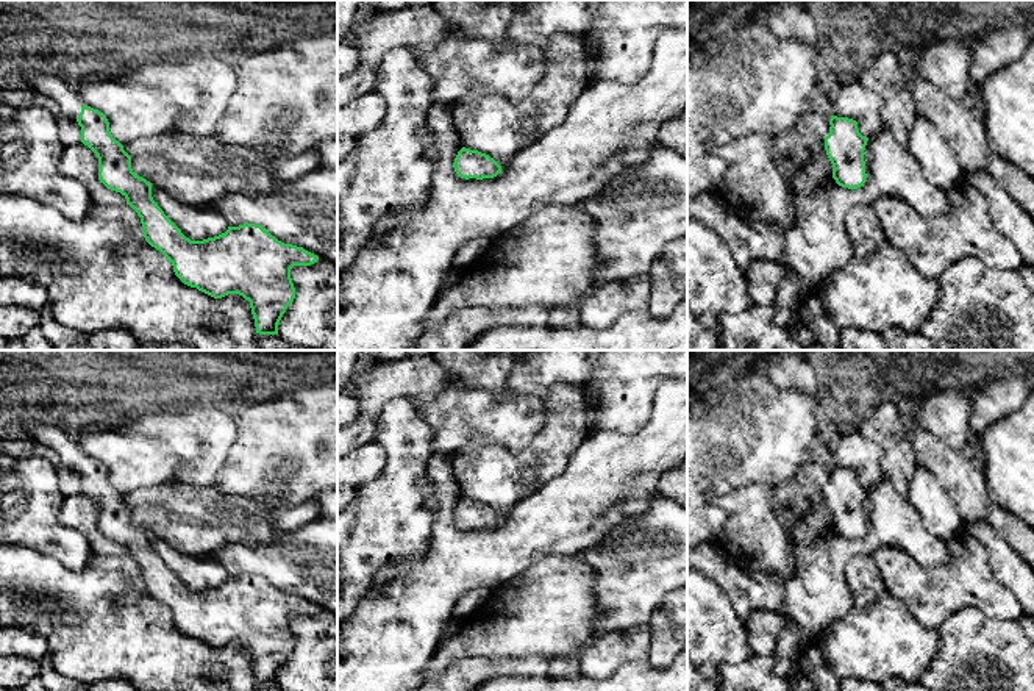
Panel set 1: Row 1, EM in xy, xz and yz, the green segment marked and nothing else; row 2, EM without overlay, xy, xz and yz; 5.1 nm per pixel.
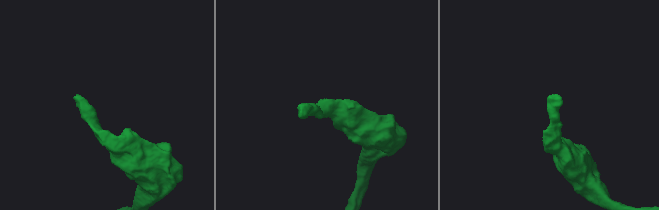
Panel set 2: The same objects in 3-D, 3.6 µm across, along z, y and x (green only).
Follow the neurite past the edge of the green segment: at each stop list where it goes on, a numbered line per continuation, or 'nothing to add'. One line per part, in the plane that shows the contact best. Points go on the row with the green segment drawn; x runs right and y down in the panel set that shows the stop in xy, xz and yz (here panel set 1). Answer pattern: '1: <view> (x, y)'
1: xy (63, 93)

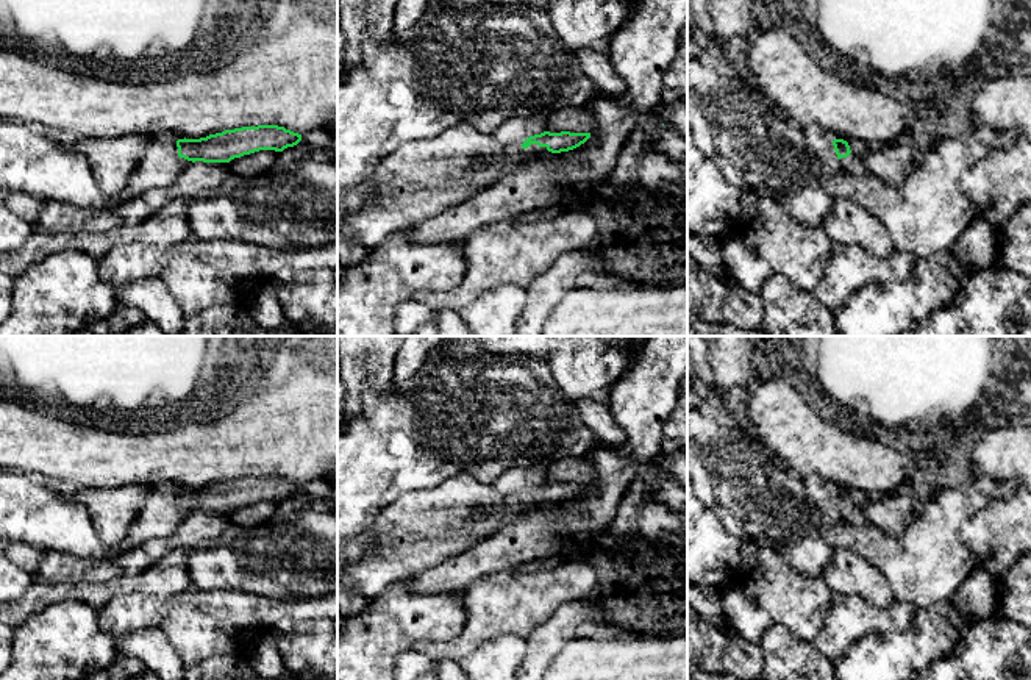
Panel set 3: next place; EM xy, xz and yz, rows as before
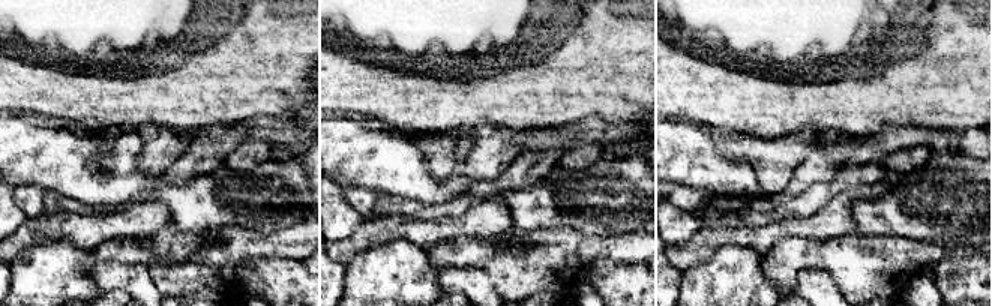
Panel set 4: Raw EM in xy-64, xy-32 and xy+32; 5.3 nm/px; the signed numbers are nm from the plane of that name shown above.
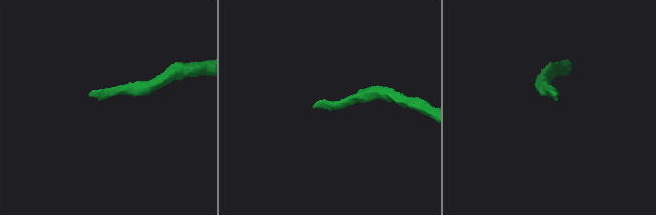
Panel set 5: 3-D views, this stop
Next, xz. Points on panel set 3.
1: xz (511, 133)

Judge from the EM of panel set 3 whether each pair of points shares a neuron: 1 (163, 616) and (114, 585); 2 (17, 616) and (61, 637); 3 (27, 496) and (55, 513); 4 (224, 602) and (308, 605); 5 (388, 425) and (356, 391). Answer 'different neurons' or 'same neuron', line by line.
1: different neurons
2: different neurons
3: same neuron
4: same neuron
5: different neurons

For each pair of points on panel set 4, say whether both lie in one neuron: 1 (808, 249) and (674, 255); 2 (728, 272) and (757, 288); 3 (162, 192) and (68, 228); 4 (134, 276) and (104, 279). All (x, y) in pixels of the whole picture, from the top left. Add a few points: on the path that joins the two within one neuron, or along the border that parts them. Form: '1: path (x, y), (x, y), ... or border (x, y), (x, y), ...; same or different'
1: border (803, 237), (782, 237), (763, 257); different
2: path (736, 279), (745, 288), (749, 288); same
3: border (129, 203), (158, 201), (168, 210), (171, 218); different
4: path (126, 276), (111, 276); same

